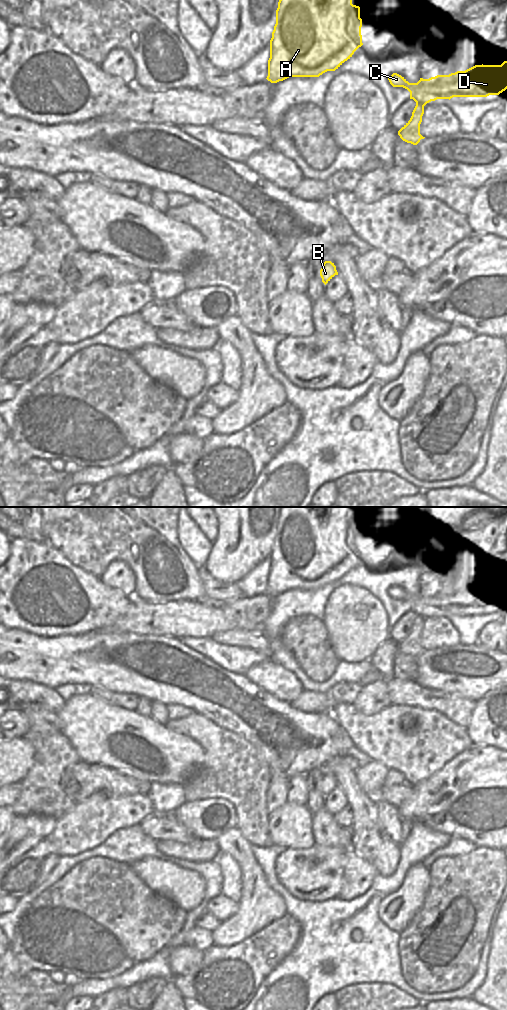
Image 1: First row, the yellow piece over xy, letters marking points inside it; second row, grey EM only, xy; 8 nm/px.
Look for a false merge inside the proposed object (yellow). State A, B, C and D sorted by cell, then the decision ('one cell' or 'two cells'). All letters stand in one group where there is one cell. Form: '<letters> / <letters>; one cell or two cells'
A B C D; one cell

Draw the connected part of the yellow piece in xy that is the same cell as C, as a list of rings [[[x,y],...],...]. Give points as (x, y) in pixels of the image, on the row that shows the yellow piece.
[[[507,61],[501,65],[475,65],[449,75],[420,78],[417,83],[409,83],[397,73],[393,73],[388,80],[393,87],[407,89],[410,99],[416,102],[410,120],[398,131],[398,135],[403,141],[417,145],[425,138],[420,134],[420,124],[427,103],[453,97],[499,95],[507,89]]]

